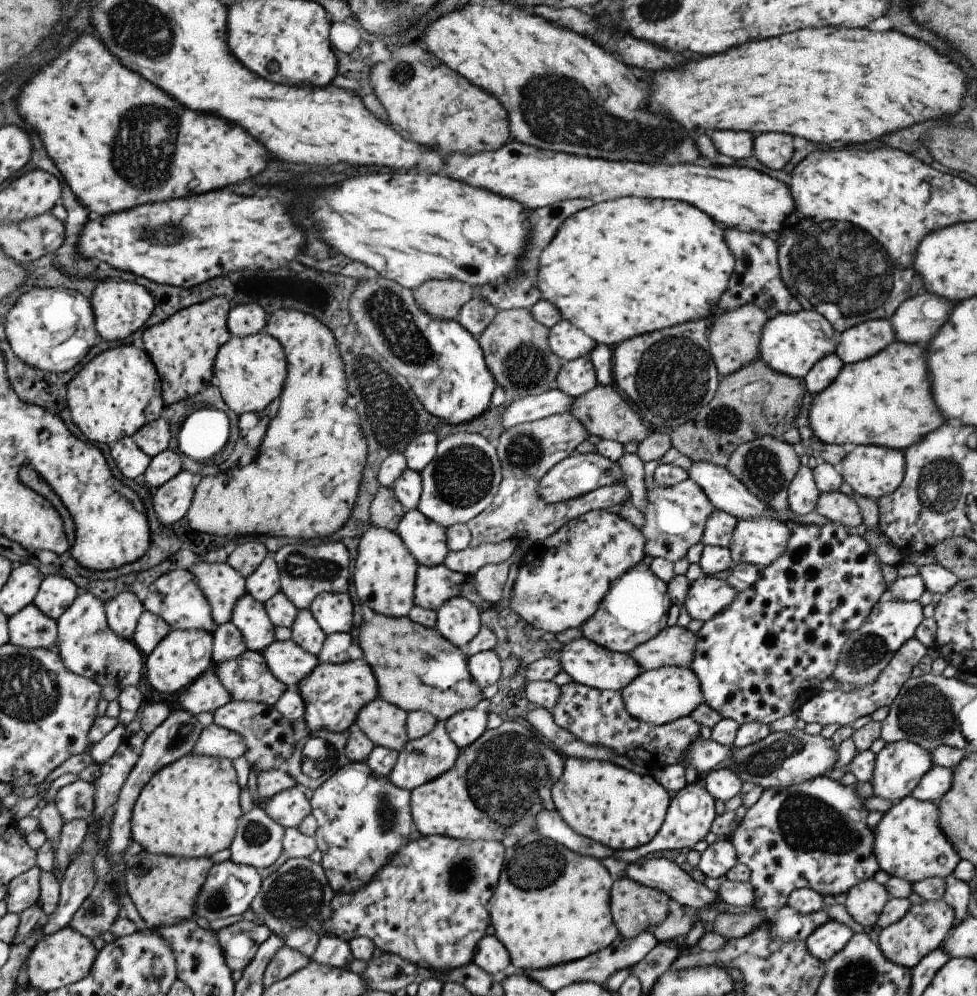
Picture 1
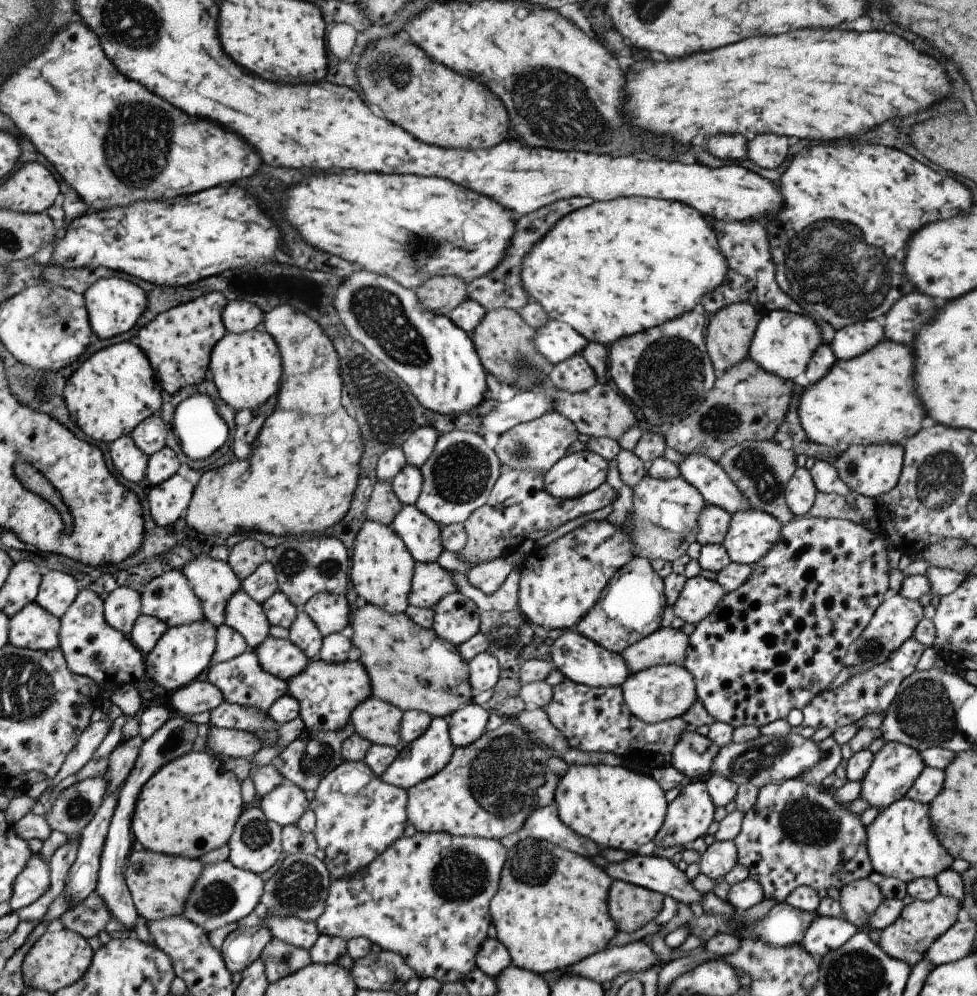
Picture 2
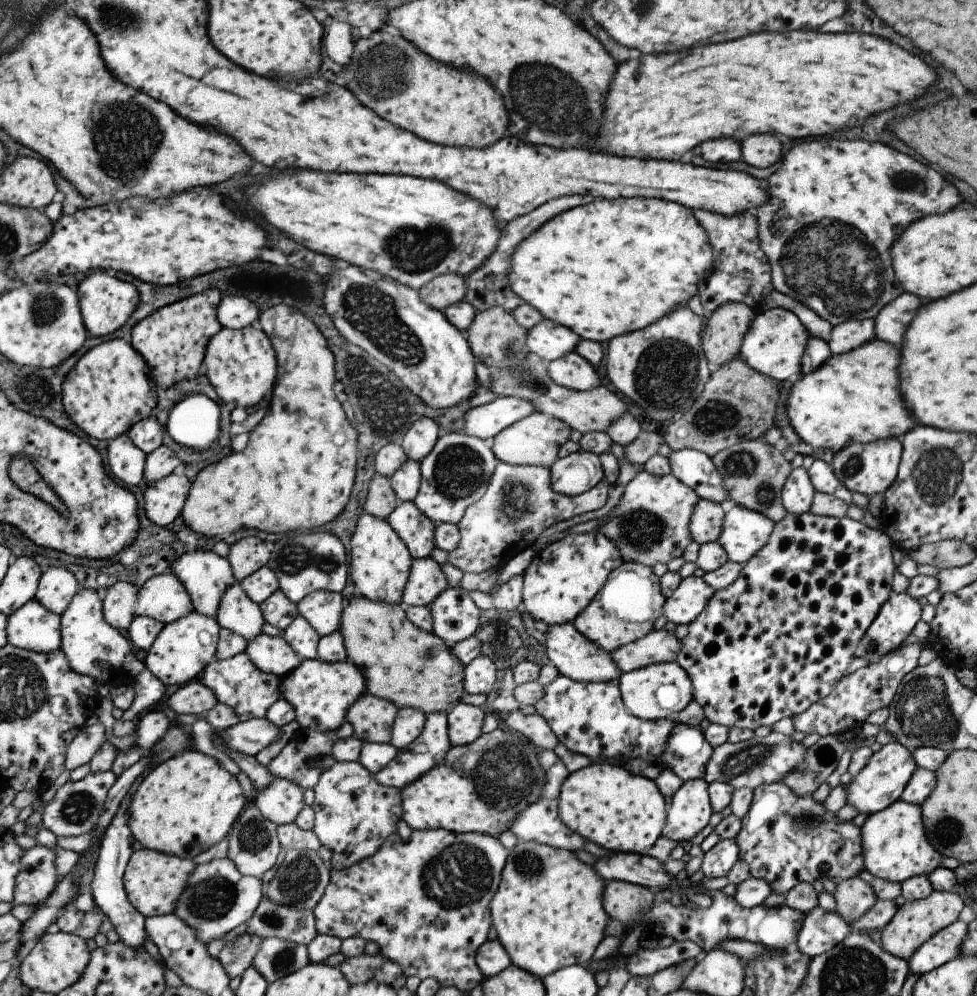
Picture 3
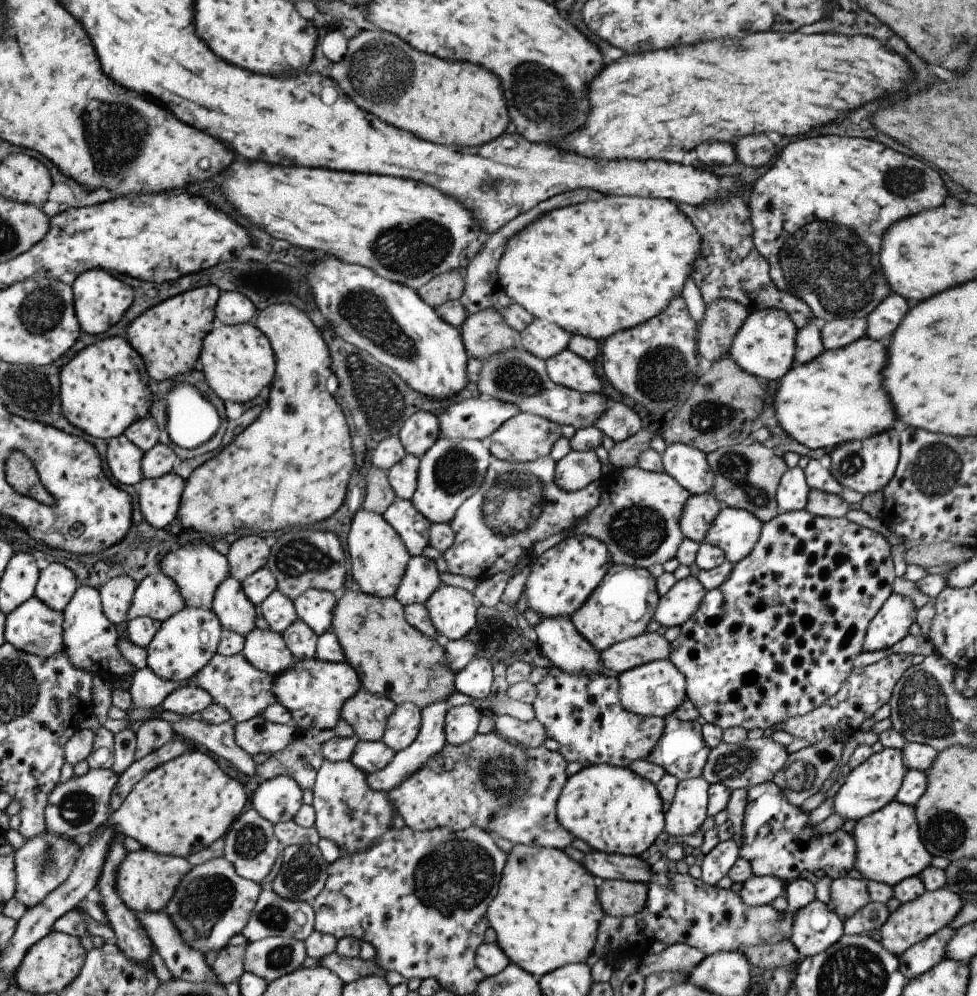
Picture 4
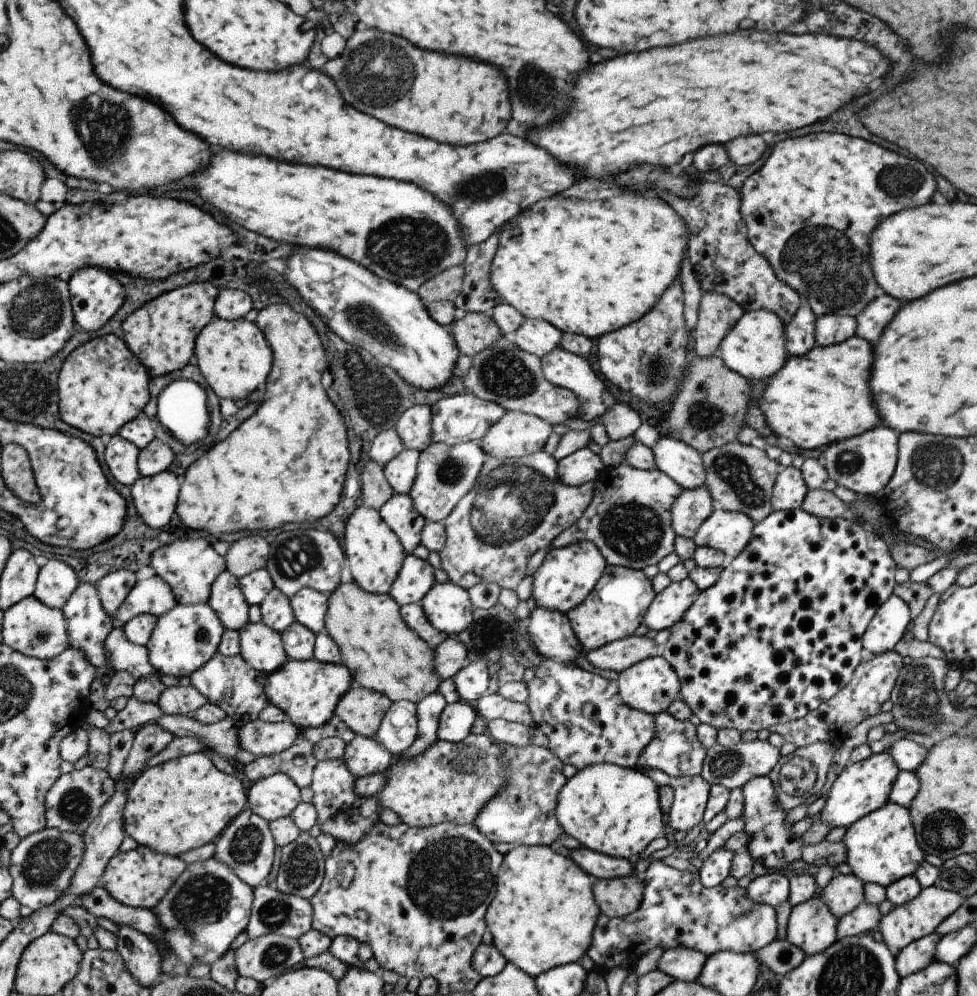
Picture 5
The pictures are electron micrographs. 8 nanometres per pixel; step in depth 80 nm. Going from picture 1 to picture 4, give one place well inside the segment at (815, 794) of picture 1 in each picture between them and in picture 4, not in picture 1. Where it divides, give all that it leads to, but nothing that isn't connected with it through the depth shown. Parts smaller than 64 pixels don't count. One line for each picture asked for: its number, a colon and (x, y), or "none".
2: (796, 833)
3: (785, 839)
4: (776, 840)

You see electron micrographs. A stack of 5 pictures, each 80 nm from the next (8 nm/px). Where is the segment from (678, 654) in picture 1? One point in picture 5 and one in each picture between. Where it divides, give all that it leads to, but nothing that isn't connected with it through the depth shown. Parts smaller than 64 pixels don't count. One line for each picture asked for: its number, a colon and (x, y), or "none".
2: (665, 646)
3: (658, 646)
4: (622, 656)
5: (618, 655)

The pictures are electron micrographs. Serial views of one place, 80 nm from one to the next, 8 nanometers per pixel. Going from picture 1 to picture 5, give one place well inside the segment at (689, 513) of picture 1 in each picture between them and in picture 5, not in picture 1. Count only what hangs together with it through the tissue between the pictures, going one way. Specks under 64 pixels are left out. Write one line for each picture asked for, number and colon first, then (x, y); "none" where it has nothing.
2: (663, 523)
3: (650, 522)
4: (637, 518)
5: (628, 519)

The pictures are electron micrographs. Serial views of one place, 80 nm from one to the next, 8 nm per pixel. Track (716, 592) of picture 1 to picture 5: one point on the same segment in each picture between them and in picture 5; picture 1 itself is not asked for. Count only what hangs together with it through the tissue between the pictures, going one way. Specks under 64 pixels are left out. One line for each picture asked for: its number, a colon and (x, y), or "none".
2: (699, 596)
3: (688, 599)
4: (673, 608)
5: (667, 607)

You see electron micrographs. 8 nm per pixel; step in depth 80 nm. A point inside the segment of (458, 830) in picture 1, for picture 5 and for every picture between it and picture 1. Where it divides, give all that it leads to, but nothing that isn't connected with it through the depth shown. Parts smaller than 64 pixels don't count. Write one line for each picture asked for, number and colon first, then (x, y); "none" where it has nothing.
2: (487, 789)
3: (480, 787)
4: (462, 785)
5: (449, 783)

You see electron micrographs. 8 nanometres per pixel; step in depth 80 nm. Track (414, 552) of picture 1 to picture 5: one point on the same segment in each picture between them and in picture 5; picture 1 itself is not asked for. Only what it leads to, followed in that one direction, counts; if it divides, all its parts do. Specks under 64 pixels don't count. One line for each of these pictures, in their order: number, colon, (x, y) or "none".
2: (421, 536)
3: (416, 531)
4: (411, 526)
5: (398, 513)

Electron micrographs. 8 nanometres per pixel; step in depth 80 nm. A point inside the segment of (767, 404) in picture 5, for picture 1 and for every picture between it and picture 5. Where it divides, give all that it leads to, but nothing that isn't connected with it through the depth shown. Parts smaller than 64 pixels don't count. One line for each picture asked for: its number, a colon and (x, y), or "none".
1: (884, 400)
2: (870, 399)
3: (852, 397)
4: (837, 397)

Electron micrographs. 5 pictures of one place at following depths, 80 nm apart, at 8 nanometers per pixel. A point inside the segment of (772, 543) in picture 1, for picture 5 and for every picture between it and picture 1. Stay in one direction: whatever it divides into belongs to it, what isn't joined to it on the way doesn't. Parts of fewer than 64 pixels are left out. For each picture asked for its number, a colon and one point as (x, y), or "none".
2: (750, 534)
3: (743, 532)
4: (735, 531)
5: (728, 531)

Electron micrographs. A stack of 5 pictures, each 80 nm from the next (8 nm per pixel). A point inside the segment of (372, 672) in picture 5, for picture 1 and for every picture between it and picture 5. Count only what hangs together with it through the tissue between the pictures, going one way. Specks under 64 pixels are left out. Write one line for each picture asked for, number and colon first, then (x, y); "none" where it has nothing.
1: (415, 669)
2: (410, 667)
3: (409, 667)
4: (391, 658)

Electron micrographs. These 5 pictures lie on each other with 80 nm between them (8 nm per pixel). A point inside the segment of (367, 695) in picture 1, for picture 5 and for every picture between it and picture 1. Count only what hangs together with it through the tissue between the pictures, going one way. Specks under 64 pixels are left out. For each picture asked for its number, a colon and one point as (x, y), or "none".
2: (326, 693)
3: (320, 693)
4: (313, 691)
5: (307, 691)

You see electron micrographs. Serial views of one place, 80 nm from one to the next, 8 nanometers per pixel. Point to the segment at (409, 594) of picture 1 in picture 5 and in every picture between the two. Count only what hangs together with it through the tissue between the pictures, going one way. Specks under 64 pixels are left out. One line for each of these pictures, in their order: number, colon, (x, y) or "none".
2: (381, 568)
3: (379, 562)
4: (378, 557)
5: (374, 555)

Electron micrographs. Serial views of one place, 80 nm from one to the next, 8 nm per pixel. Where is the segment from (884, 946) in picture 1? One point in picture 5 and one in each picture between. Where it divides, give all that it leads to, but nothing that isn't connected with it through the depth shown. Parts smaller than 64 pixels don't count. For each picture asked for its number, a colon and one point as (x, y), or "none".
2: (906, 939)
3: (914, 922)
4: (912, 921)
5: (918, 917)

